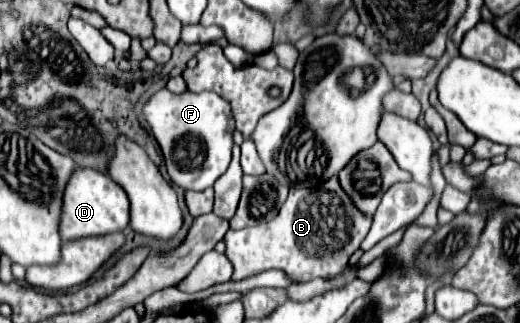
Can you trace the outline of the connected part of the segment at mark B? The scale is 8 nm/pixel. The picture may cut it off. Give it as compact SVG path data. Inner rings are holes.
M337 176L313 188L291 188L285 204L271 222L225 234L227 258L233 264L233 278L243 280L265 270L283 270L291 282L333 278L345 270L349 256L361 246L369 232L371 218L355 210L341 190Z

